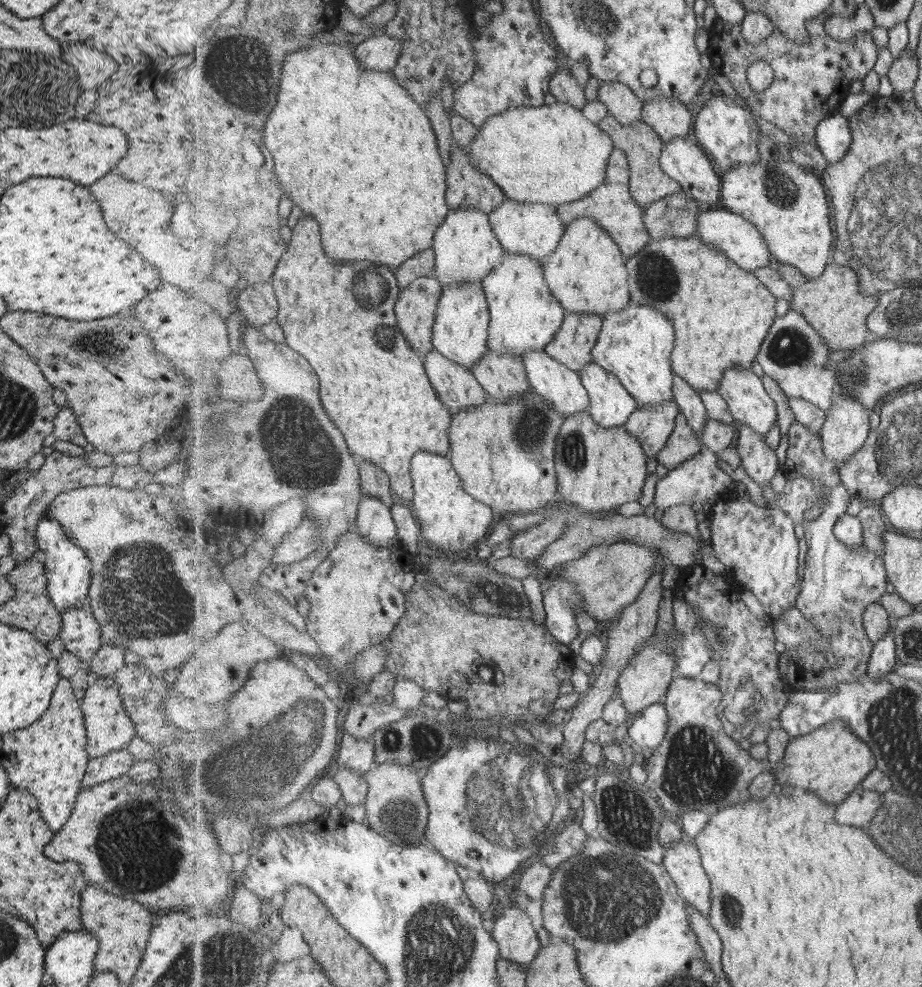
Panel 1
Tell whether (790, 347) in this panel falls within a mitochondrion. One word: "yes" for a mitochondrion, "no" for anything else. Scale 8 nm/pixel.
yes

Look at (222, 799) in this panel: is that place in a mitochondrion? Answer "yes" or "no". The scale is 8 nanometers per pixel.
yes

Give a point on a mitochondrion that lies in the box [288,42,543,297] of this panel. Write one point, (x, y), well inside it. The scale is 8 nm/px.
(496, 76)

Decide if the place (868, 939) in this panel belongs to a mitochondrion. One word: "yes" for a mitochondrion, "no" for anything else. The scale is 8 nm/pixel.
no

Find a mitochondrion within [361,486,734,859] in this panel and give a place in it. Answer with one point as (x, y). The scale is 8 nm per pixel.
(627, 817)

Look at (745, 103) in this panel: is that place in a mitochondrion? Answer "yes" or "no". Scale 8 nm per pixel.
no

